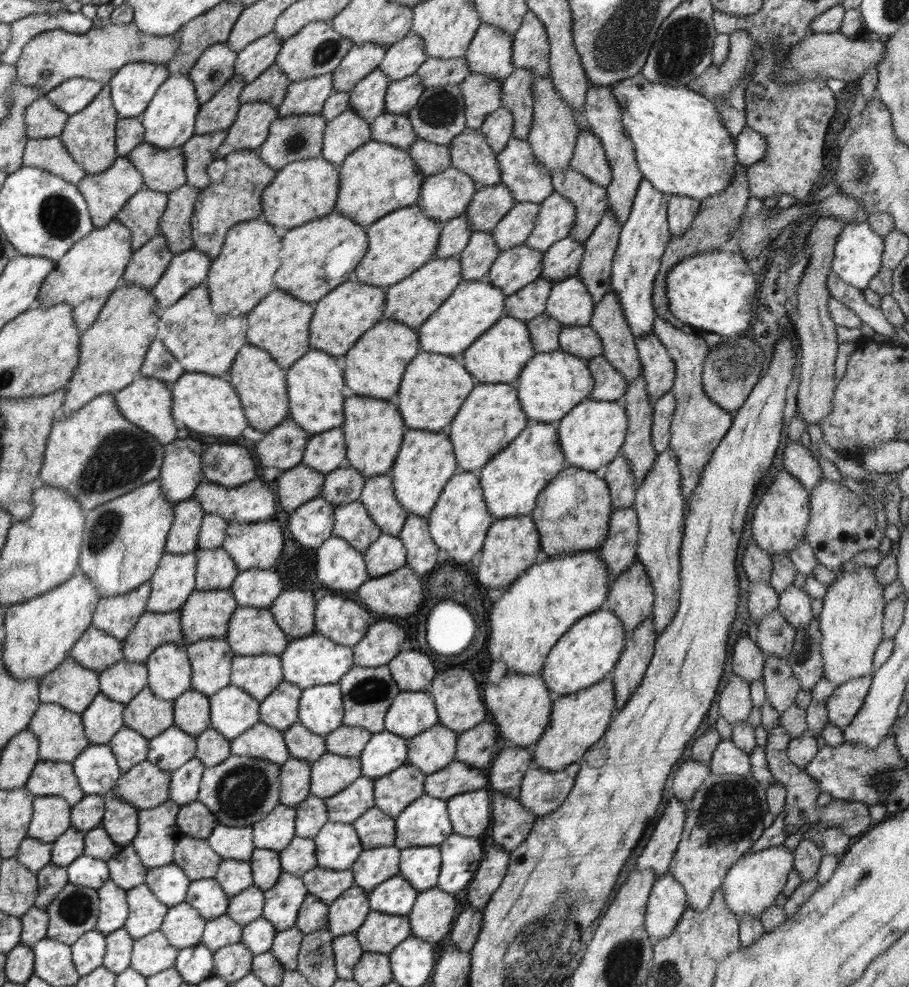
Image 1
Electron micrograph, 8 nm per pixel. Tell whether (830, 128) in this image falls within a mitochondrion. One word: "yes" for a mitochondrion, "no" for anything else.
no

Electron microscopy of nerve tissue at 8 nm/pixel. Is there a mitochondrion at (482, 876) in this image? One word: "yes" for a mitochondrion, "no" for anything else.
no

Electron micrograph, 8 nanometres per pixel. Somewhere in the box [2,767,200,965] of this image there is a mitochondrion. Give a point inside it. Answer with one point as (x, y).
(76, 908)

